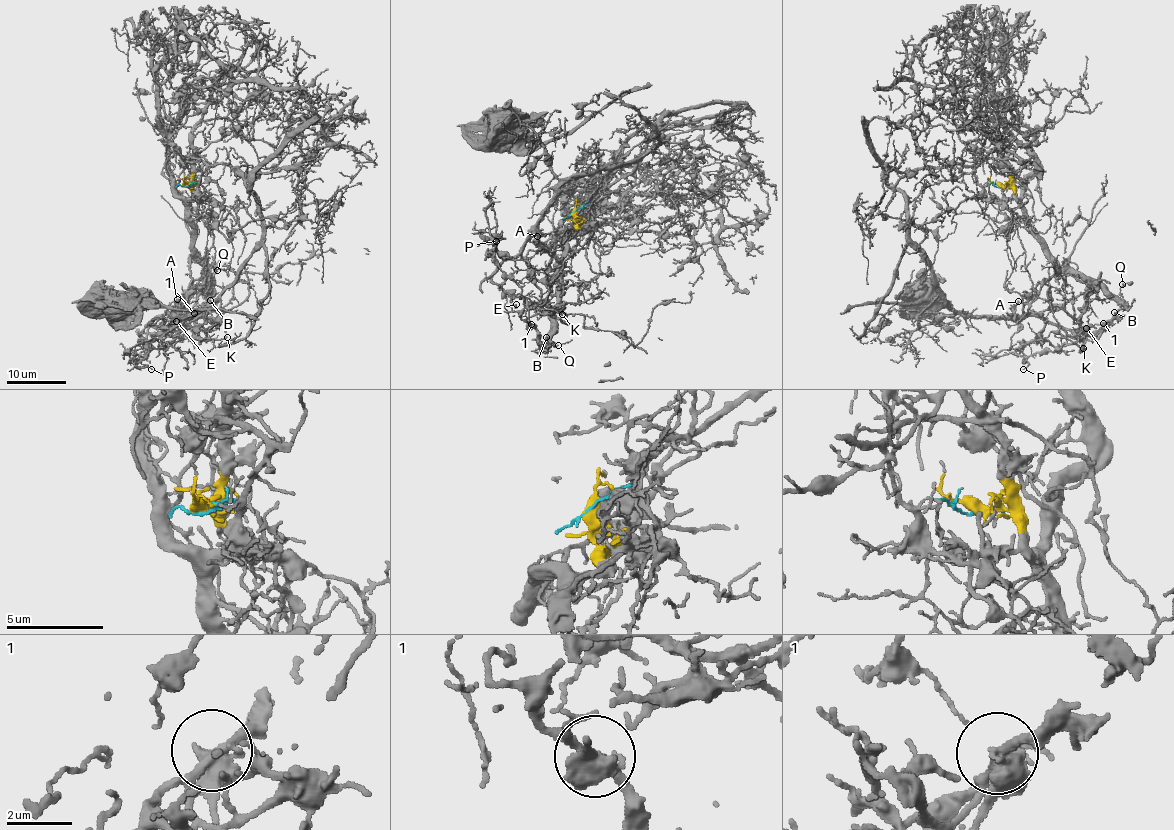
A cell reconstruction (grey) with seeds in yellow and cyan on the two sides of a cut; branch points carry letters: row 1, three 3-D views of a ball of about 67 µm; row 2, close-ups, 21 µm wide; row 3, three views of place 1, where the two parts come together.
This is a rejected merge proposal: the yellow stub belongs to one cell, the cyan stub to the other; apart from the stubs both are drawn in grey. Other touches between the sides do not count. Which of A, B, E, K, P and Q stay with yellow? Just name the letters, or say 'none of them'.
A, B, E, P, Q

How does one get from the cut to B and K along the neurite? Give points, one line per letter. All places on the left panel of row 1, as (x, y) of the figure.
B: (183, 186), (187, 184), (196, 195), (189, 217), (196, 256), (208, 267), (214, 294), (210, 300)
K: (183, 186), (196, 183), (212, 218), (215, 263), (202, 325), (207, 335), (201, 342), (228, 337)

